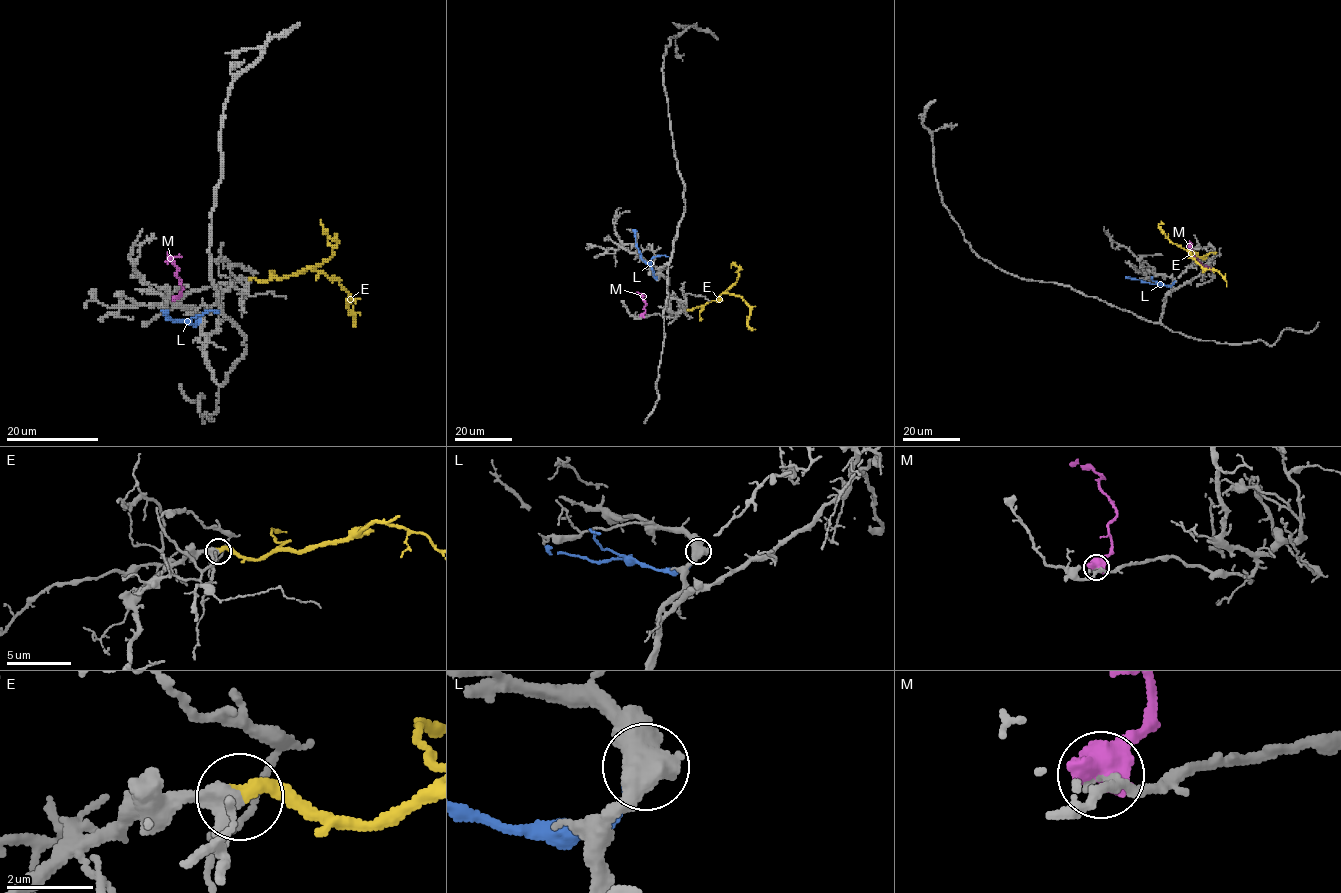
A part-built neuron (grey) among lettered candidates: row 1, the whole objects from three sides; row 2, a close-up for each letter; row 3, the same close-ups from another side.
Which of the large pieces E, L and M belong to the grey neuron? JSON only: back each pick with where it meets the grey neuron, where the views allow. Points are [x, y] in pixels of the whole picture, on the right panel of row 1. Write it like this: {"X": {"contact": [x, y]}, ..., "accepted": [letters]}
{"E": {"contact": [1206, 257]}, "accepted": ["E"]}

